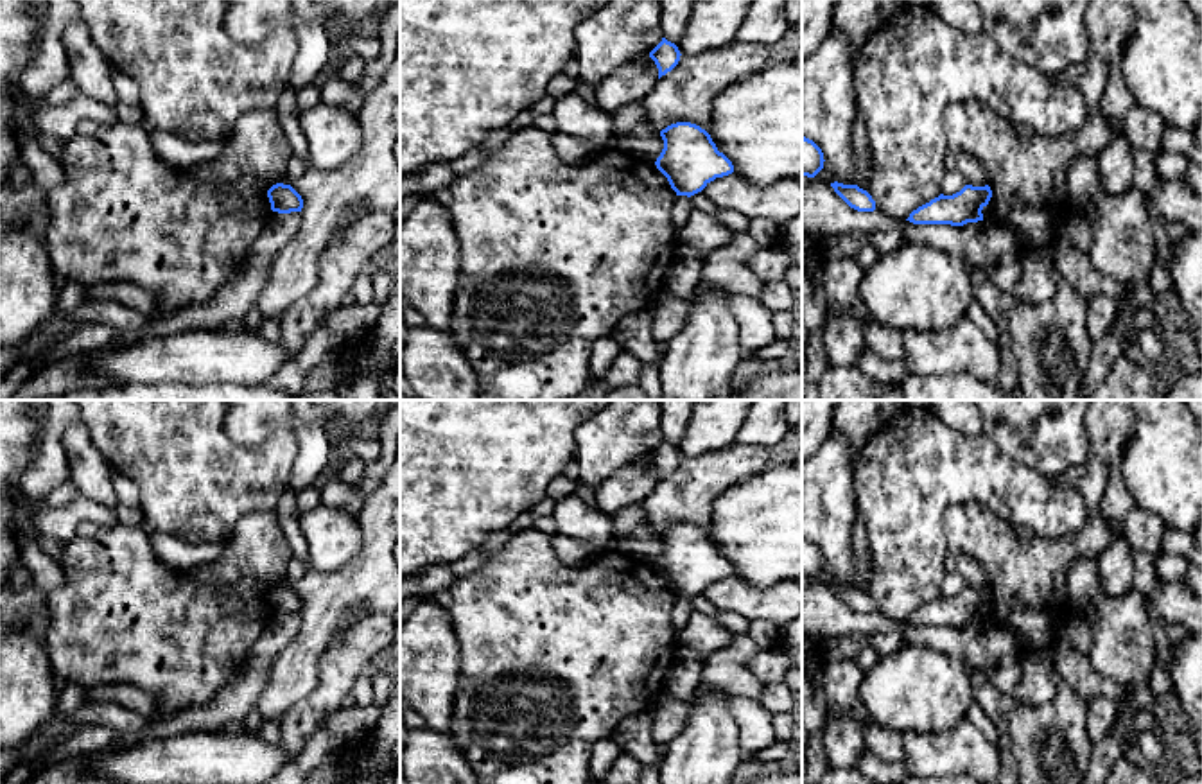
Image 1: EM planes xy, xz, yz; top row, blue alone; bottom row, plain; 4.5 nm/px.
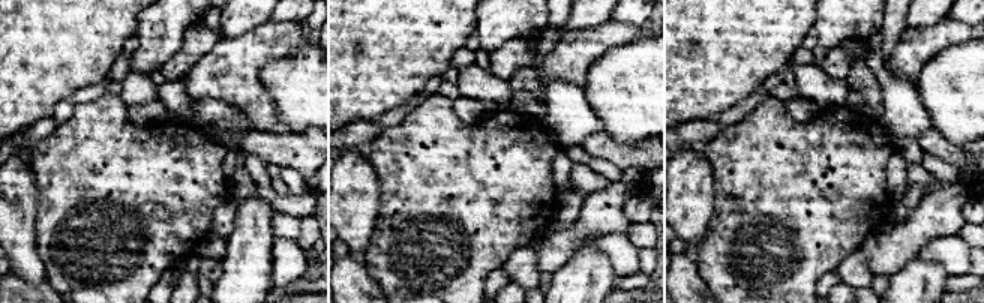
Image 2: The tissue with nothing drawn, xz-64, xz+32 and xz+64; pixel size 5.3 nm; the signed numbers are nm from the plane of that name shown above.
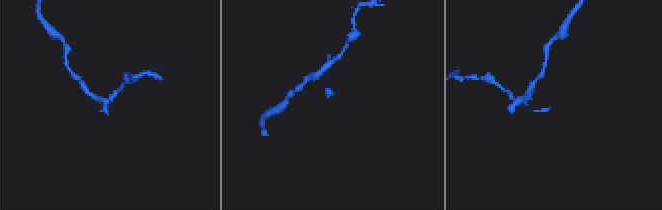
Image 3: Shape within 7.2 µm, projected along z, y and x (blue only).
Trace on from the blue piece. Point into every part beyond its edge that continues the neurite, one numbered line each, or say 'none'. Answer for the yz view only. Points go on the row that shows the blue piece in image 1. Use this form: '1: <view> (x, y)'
none

